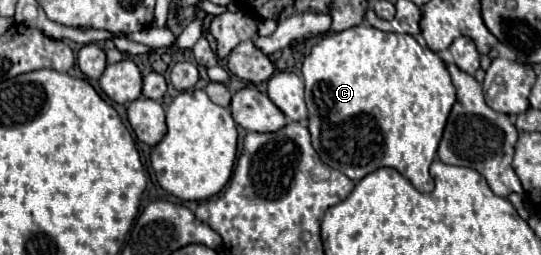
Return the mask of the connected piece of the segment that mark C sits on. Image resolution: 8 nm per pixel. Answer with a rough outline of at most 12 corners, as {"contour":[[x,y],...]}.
{"contour":[[356,25],[306,55],[312,147],[434,191],[456,89],[412,35]]}

